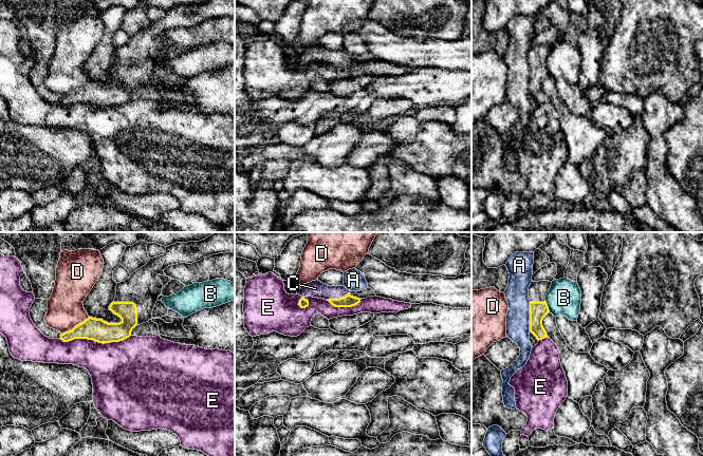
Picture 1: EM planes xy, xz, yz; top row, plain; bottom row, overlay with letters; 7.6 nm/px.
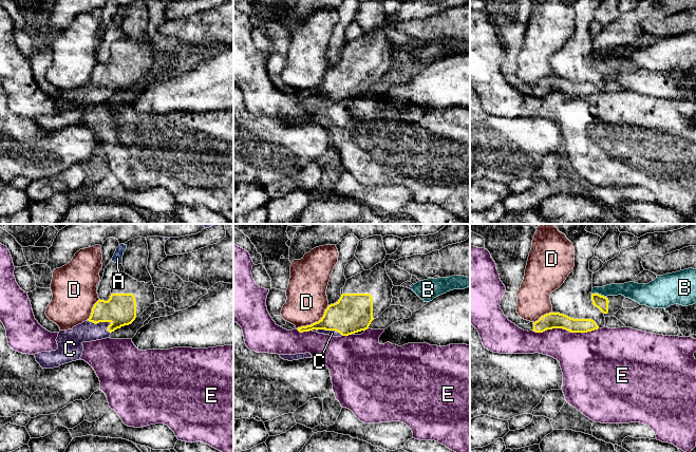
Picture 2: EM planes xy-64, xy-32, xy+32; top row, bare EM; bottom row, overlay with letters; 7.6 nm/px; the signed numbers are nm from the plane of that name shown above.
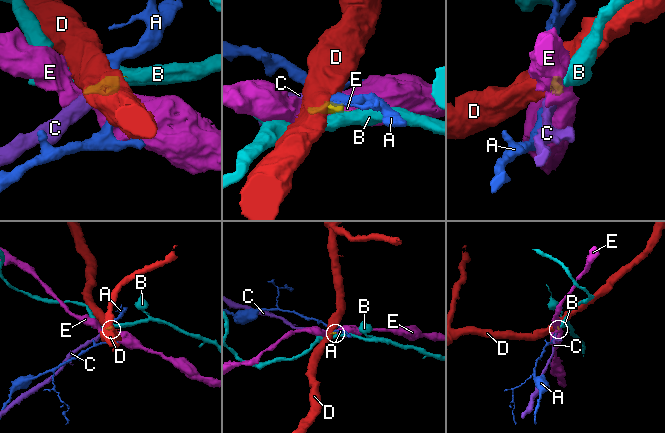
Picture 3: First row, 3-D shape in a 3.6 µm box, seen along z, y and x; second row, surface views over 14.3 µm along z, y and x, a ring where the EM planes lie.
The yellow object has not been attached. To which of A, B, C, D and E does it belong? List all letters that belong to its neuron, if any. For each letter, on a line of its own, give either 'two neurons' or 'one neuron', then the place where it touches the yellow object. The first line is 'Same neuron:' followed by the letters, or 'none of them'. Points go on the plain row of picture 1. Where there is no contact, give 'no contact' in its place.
Same neuron: C
A: two neurons; meets yellow in yz at (530, 80)
B: two neurons; meets yellow in yz at (547, 70)
C: one neuron; meets yellow in xz at (337, 62)
D: two neurons; meets yellow in xy at (76, 89)
E: two neurons; meets yellow in xy at (94, 103)

